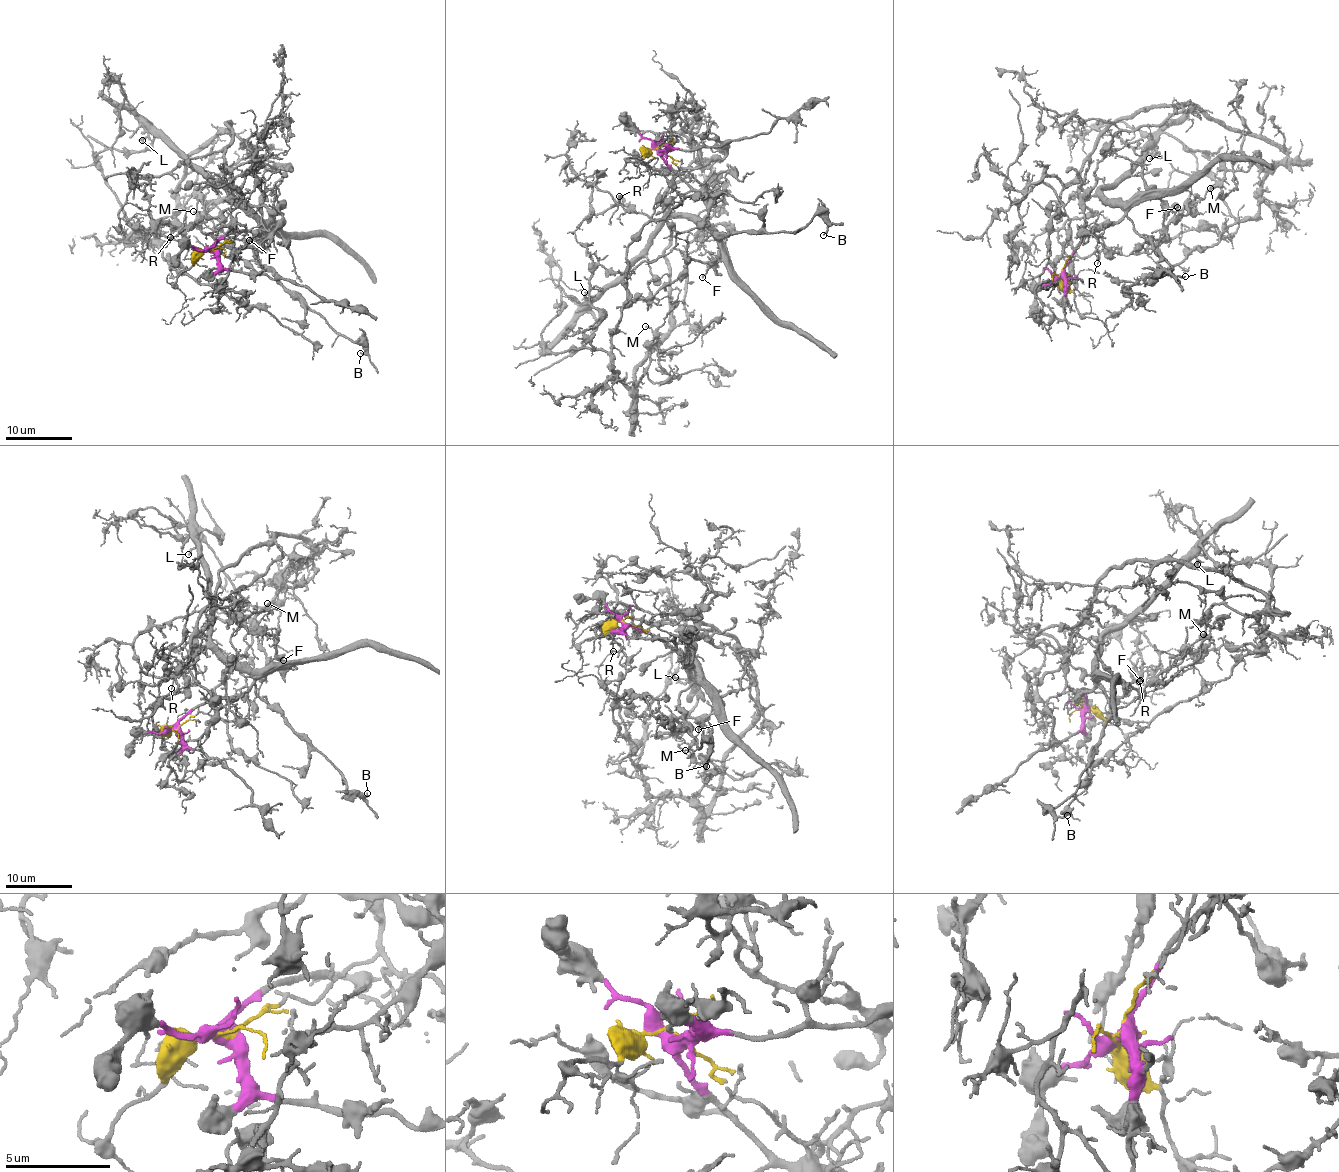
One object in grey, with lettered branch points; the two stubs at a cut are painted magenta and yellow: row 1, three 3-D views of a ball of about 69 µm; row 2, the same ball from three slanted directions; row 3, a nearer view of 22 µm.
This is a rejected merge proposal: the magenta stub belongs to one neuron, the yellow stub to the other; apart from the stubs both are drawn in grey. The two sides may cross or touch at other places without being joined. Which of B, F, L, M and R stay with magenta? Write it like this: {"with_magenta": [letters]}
{"with_magenta": ["B", "F", "L"]}

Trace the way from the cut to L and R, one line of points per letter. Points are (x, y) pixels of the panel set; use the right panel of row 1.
L: (1060, 275), (1086, 234), (1114, 224), (1125, 214), (1100, 188), (1153, 148), (1149, 159)
R: (1060, 275), (1103, 151), (1183, 106), (1142, 107), (1099, 137), (1078, 189), (1090, 211), (1065, 228), (1097, 263)

